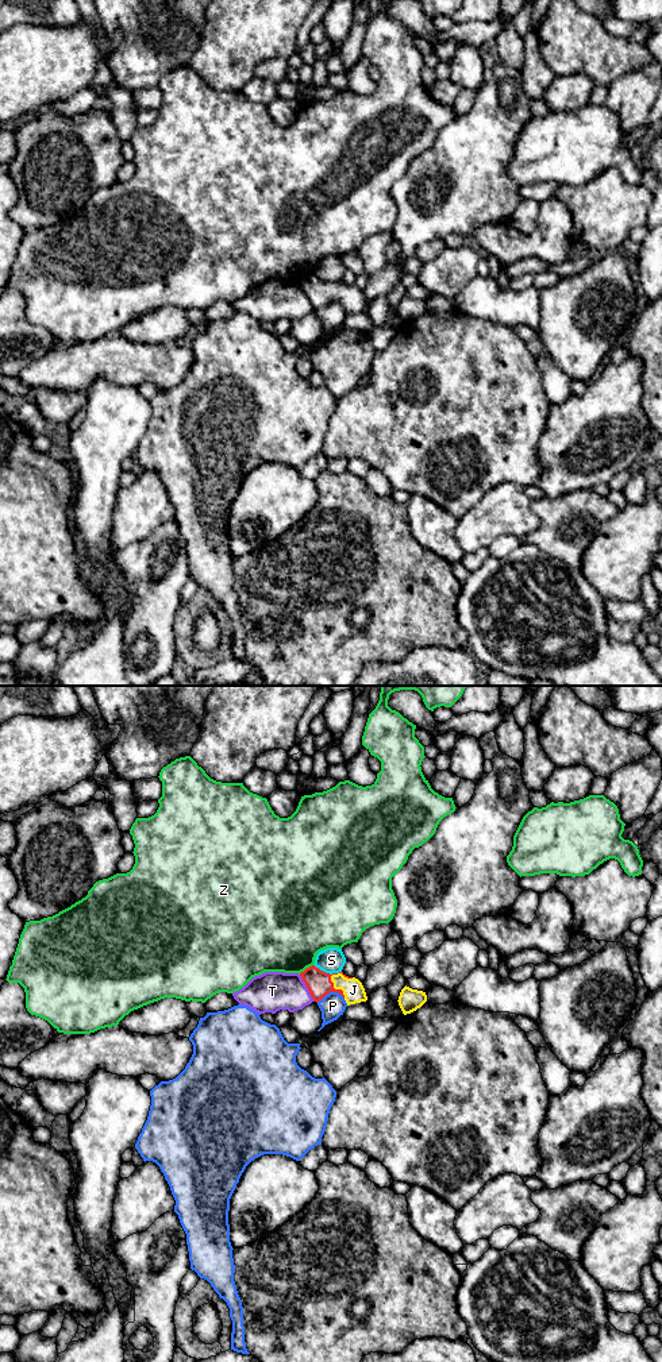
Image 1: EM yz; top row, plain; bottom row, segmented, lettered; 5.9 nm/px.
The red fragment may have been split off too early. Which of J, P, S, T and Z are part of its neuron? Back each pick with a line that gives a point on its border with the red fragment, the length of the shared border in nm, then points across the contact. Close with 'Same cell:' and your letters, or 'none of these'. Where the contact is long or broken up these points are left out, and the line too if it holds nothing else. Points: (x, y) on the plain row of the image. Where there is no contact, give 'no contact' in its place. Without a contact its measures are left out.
J: meets red in yz at (334, 297); contact 170 nm long
Same cell: J

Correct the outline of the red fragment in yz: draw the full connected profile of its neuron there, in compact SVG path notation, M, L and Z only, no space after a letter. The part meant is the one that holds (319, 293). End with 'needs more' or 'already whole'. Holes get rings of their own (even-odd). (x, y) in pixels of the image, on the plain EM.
M312 274L300 285L316 312L330 301L340 302L347 315L367 309L362 292L355 286L346 285L343 281L330 283Z; needs more

